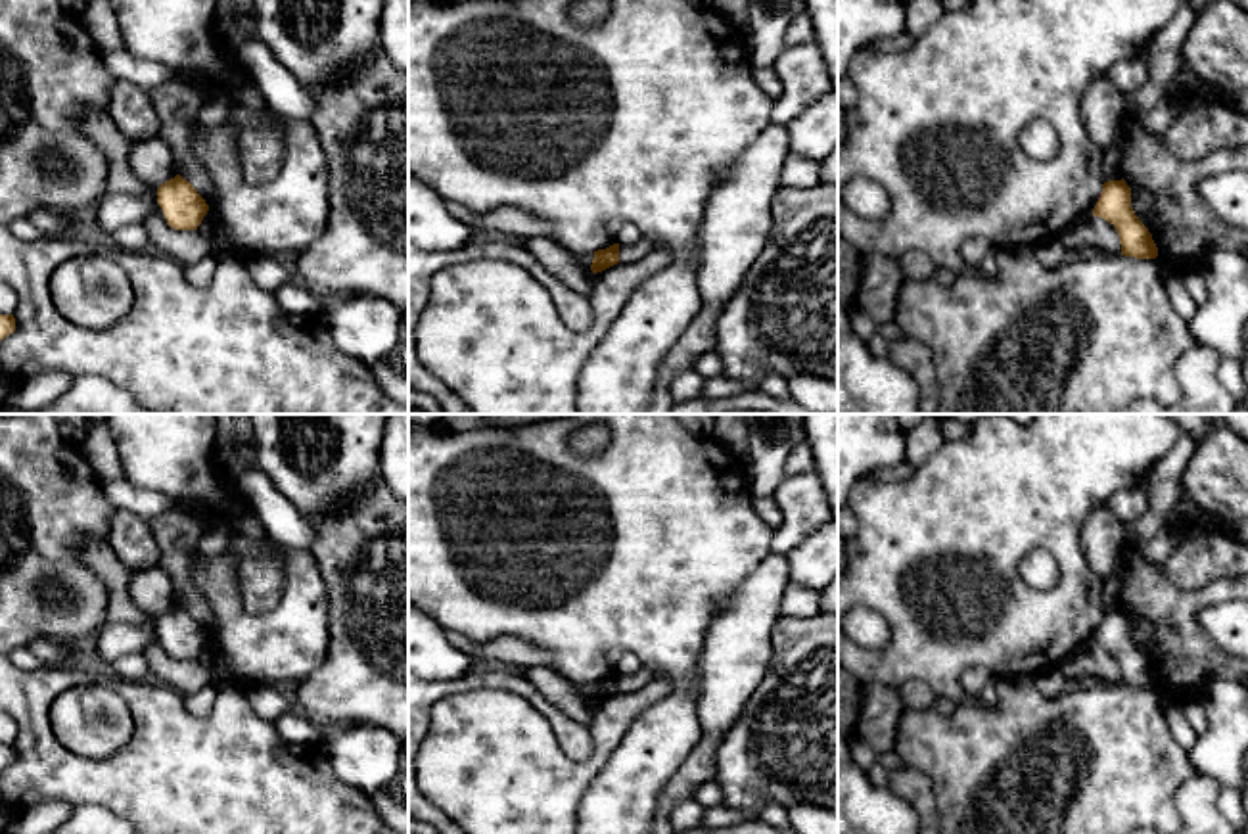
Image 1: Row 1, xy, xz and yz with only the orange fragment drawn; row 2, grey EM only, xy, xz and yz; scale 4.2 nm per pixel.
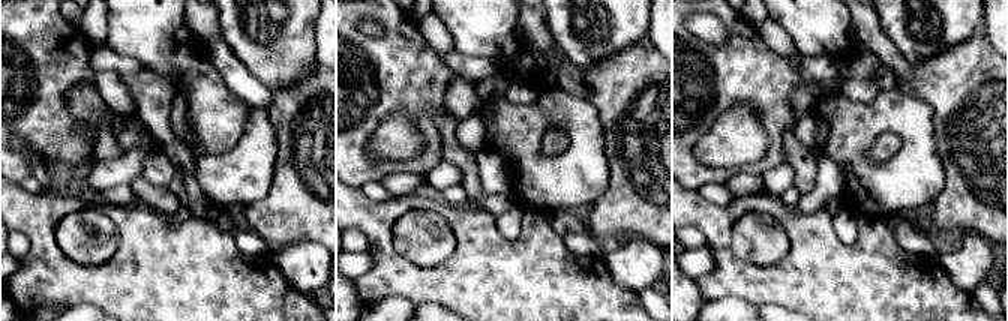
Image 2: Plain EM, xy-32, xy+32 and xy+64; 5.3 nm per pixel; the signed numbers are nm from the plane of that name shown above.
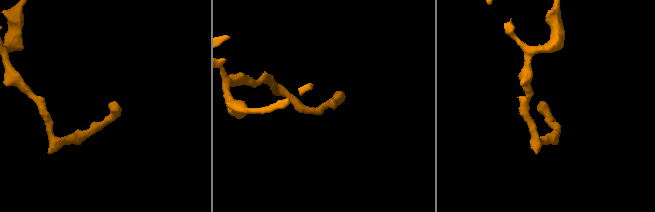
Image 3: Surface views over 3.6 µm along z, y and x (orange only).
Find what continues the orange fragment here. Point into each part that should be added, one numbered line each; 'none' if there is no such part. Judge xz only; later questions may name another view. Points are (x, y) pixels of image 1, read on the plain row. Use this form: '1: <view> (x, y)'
none

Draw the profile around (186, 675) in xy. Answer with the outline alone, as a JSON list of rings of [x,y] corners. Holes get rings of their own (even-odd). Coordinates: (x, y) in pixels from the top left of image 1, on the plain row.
[[[155,637],[142,652],[151,679],[174,686],[184,696],[190,696],[211,684],[211,675],[197,660],[174,660],[167,654],[163,638]]]

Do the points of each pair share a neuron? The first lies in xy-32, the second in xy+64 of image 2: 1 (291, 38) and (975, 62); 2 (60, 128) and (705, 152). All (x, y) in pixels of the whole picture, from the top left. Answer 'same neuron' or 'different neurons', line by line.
1: different neurons
2: different neurons

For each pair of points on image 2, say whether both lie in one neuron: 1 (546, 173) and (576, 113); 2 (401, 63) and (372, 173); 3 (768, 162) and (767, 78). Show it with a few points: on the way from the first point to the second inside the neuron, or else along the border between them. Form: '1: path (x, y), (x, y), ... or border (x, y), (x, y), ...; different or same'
1: path (563, 162), (576, 149), (576, 129); same
2: path (381, 90), (381, 101), (360, 123), (360, 146); same
3: path (774, 141), (771, 99); same

